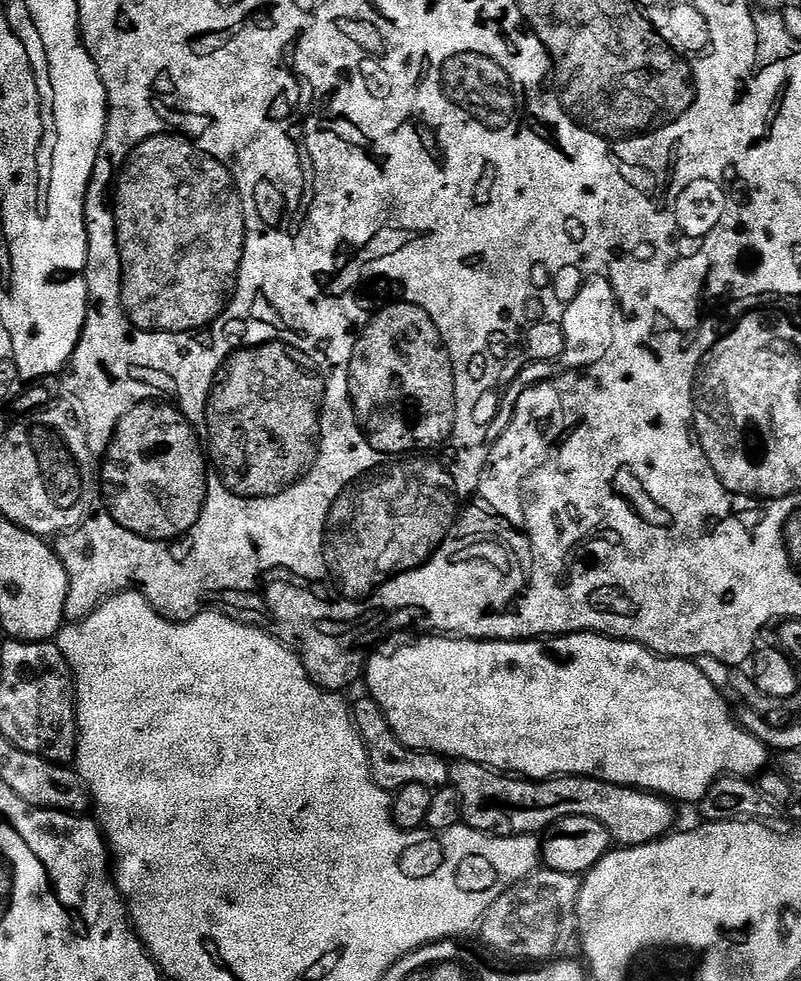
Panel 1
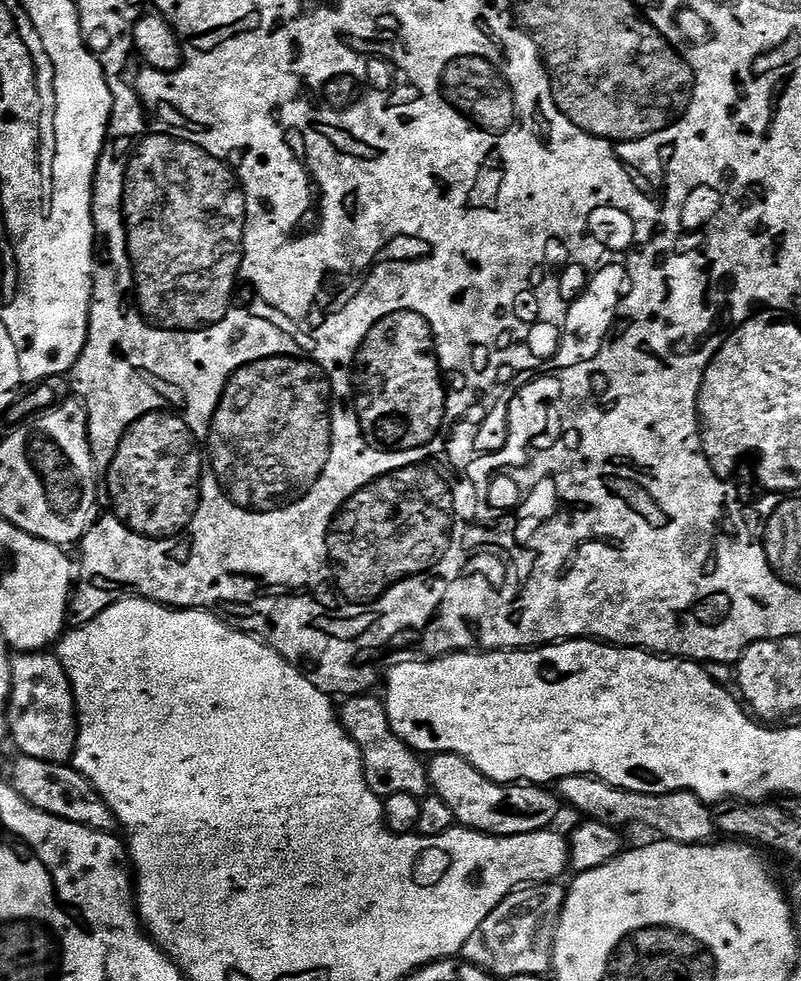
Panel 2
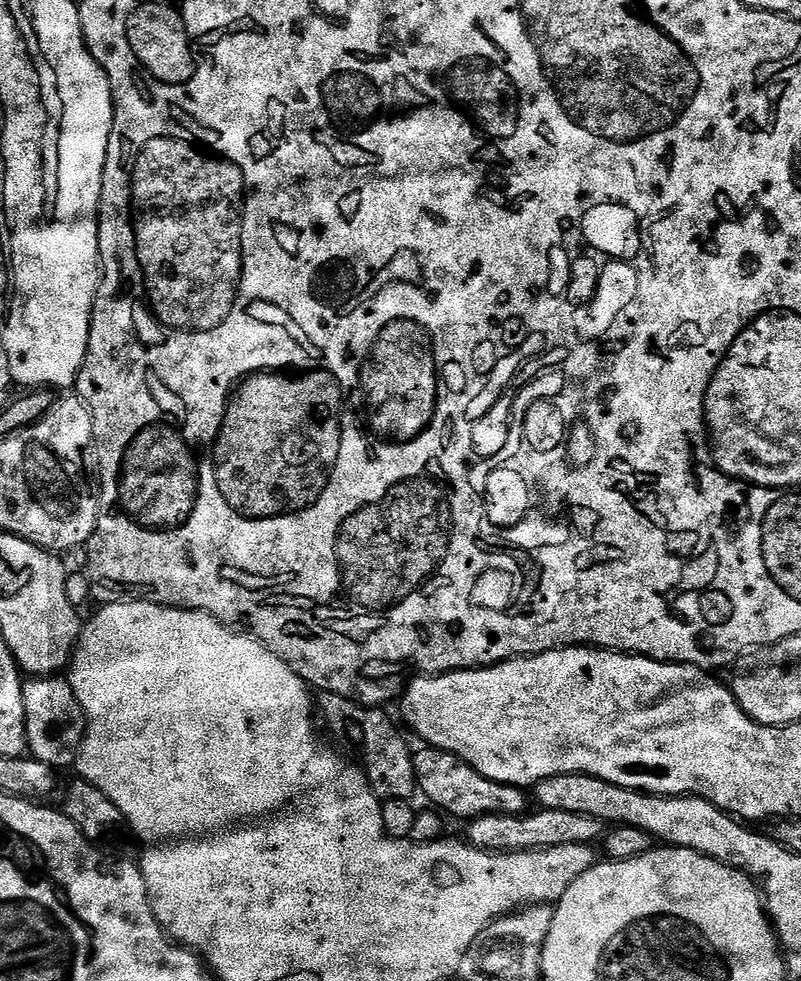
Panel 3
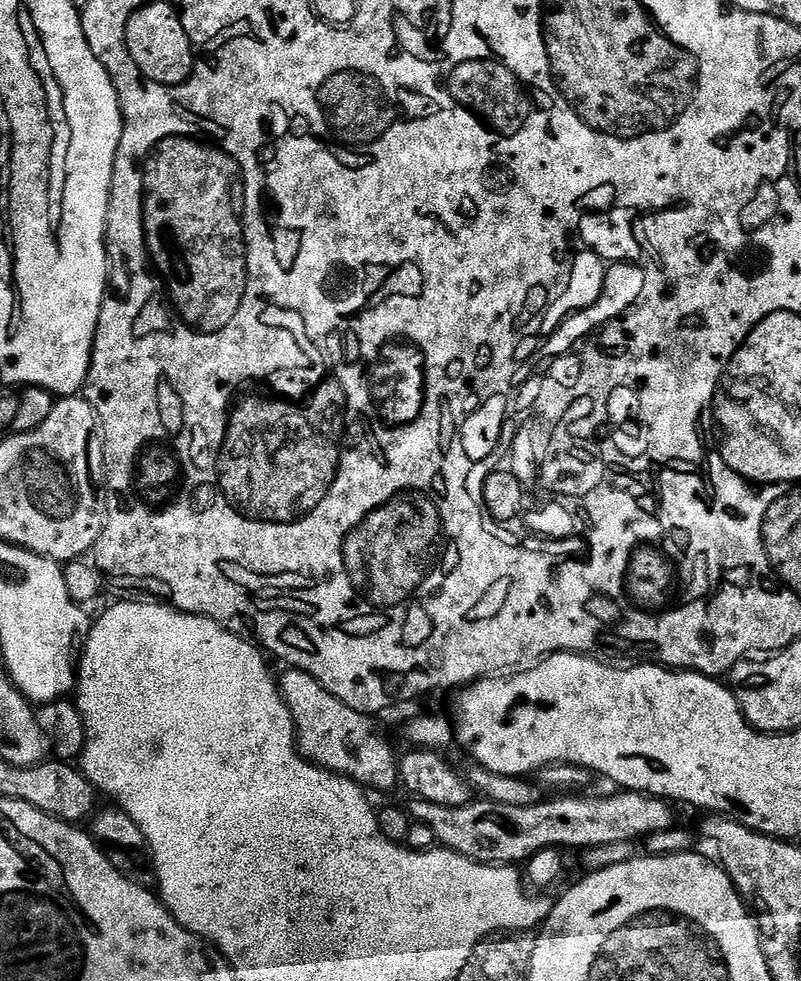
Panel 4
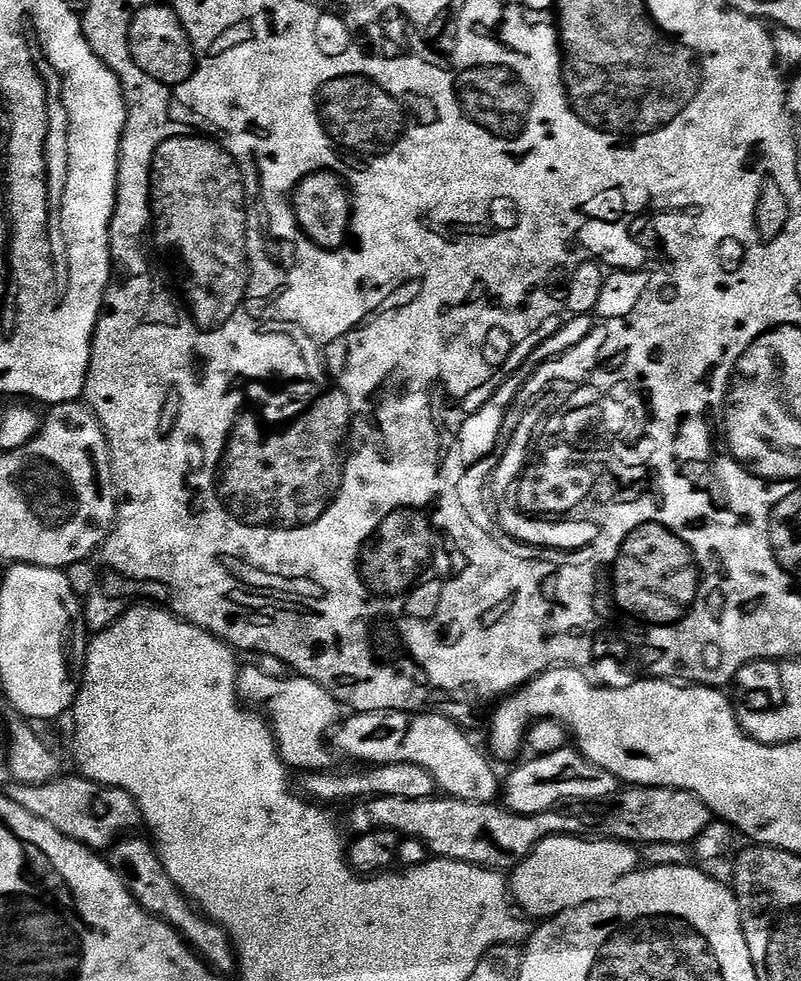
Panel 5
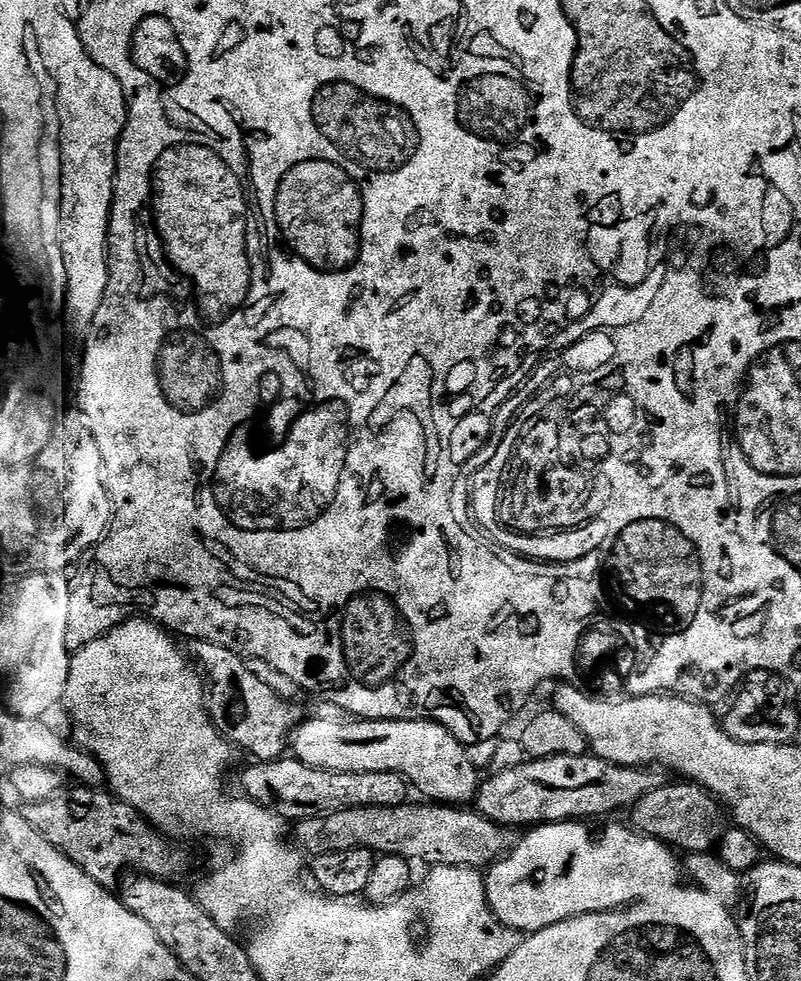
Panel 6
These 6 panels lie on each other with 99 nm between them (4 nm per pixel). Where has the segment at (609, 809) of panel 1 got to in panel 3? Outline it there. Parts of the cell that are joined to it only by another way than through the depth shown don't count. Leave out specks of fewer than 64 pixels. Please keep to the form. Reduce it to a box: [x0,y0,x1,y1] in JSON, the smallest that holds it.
[412,746,530,822]

